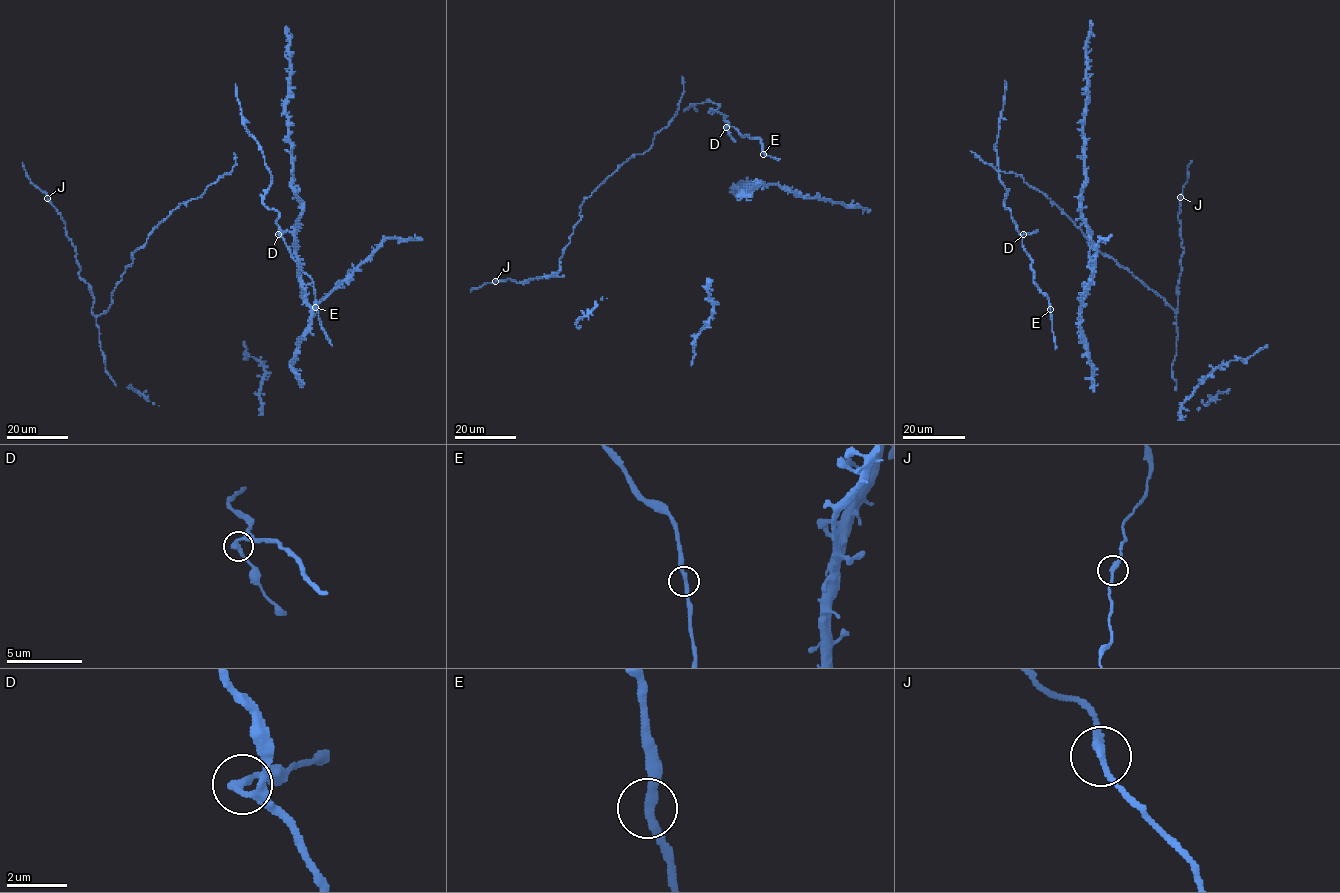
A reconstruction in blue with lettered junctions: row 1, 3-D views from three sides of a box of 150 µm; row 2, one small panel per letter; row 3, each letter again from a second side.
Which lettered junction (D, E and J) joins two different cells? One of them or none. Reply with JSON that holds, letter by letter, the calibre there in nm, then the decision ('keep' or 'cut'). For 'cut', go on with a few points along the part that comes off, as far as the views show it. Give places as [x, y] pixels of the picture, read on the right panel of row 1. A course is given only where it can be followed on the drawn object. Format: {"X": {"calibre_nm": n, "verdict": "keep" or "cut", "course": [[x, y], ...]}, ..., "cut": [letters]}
{"D": {"calibre_nm": 280, "verdict": "cut", "course": [[1023, 234], [1036, 229]]}, "E": {"calibre_nm": 280, "verdict": "keep"}, "J": {"calibre_nm": 260, "verdict": "keep"}, "cut": ["D"]}

